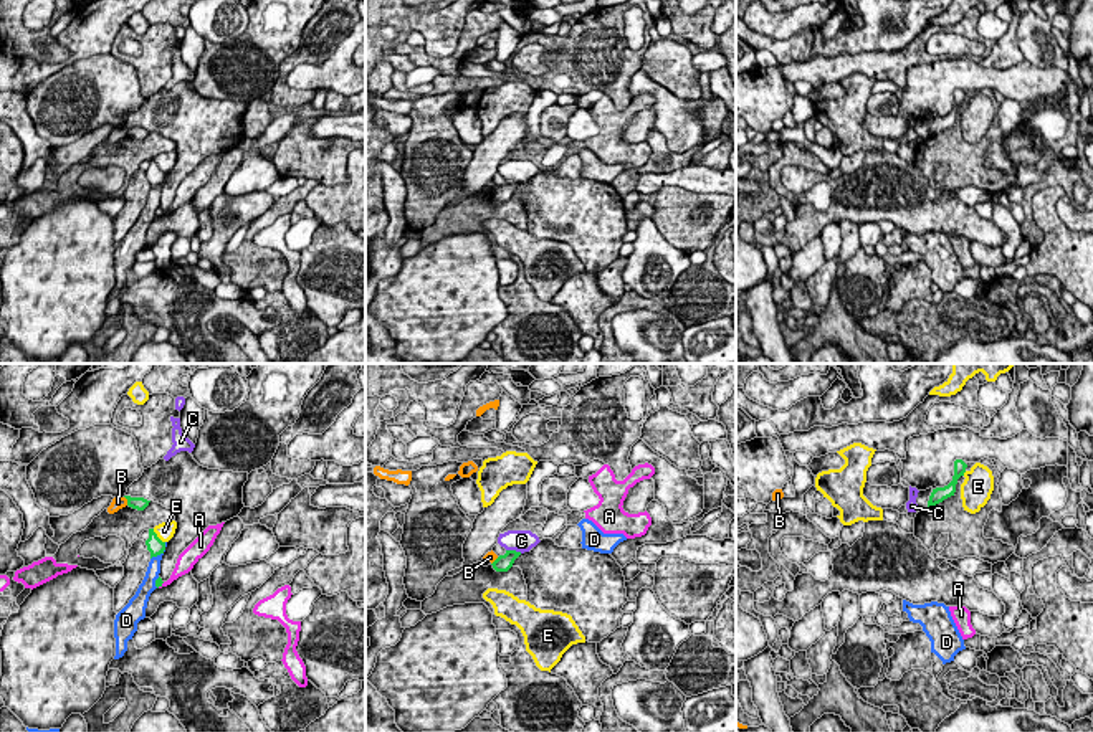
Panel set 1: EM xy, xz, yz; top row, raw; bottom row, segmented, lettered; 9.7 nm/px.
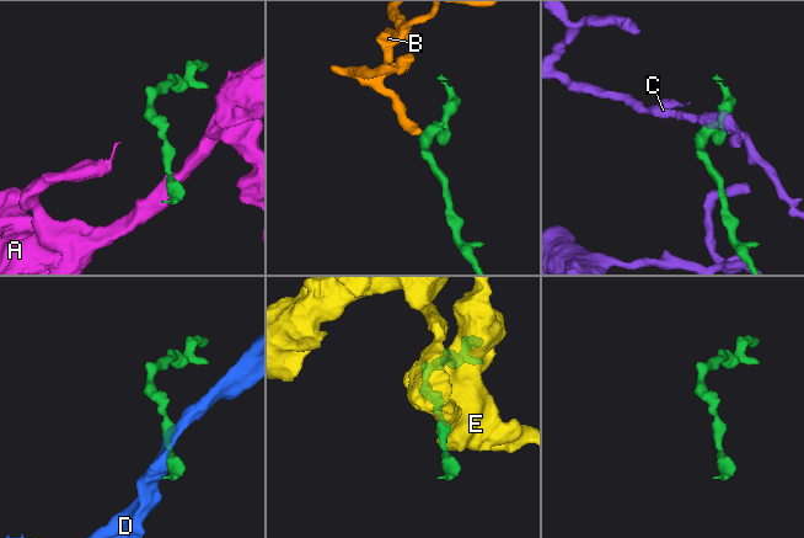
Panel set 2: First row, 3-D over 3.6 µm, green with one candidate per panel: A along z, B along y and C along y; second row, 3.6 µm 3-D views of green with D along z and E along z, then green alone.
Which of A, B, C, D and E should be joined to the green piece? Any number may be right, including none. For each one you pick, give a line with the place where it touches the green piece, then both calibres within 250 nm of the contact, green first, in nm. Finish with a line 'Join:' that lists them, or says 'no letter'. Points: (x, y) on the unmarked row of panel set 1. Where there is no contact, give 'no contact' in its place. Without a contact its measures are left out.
Join: no letter

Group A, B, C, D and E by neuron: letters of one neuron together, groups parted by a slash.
A / B / C / D / E

